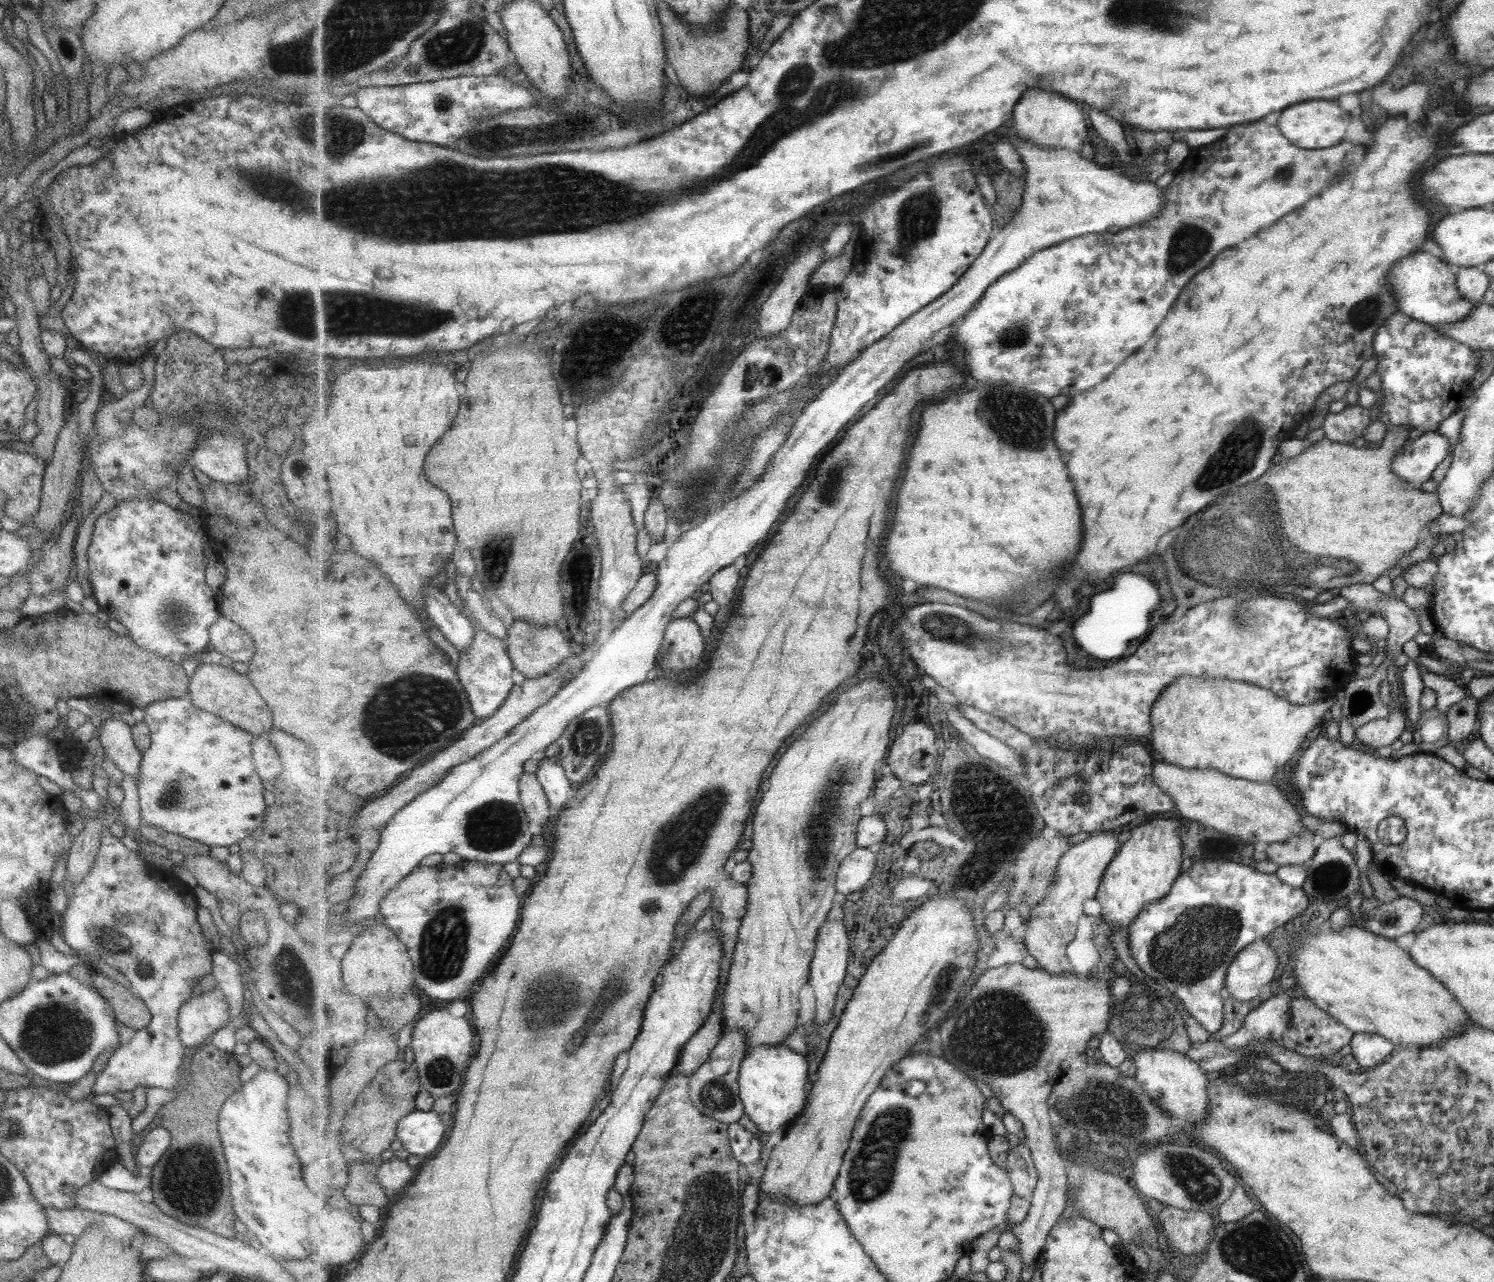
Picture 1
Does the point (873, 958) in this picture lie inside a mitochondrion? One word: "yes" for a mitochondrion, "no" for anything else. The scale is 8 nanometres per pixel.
no

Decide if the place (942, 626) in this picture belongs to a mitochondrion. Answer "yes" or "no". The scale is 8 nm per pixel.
yes

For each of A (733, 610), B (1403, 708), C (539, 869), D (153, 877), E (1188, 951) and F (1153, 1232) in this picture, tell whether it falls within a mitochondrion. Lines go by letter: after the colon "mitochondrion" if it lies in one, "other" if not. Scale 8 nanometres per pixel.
A: other
B: other
C: other
D: other
E: mitochondrion
F: other

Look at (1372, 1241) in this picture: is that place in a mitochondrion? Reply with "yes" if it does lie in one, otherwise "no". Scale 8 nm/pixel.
no

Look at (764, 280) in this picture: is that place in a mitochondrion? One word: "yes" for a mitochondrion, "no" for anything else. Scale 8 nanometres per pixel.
no

